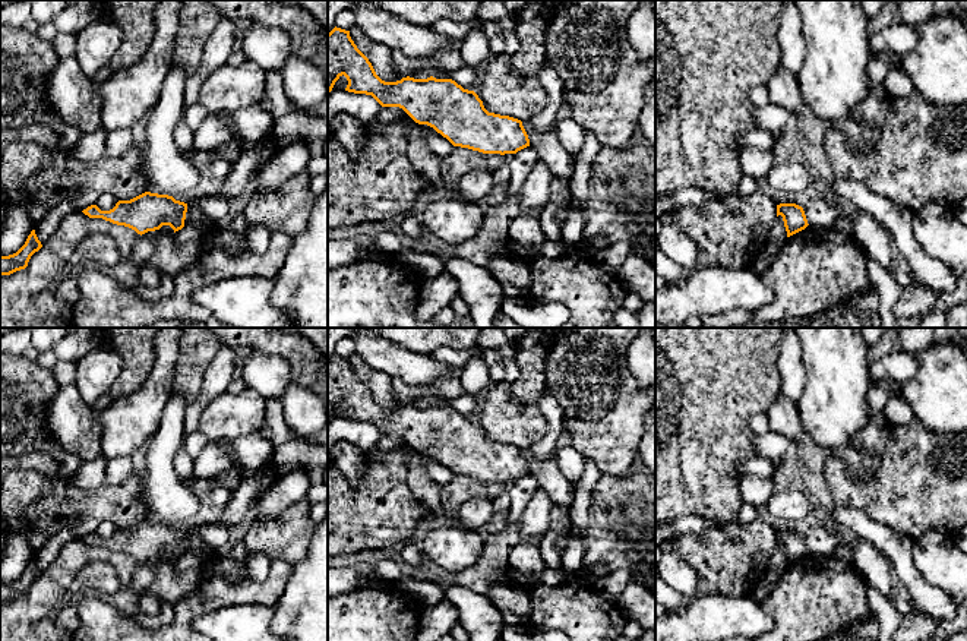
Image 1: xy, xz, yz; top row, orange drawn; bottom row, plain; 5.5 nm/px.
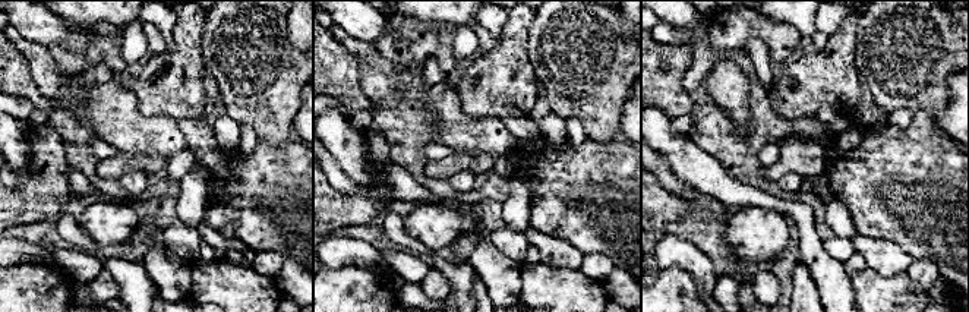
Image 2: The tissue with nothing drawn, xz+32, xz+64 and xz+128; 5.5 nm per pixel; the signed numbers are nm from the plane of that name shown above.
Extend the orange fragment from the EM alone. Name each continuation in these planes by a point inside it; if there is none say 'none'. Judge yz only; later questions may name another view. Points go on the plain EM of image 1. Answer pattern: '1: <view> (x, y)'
none

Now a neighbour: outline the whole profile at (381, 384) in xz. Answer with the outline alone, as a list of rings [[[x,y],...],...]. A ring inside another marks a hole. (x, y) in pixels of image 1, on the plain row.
[[[358,354],[350,357],[350,364],[357,376],[369,386],[376,402],[385,410],[396,410],[402,405],[395,402],[392,378],[370,367]]]

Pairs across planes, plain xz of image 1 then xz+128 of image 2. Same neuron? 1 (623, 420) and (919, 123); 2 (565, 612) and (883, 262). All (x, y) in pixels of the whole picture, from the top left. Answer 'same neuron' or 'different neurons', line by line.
1: different neurons
2: different neurons

